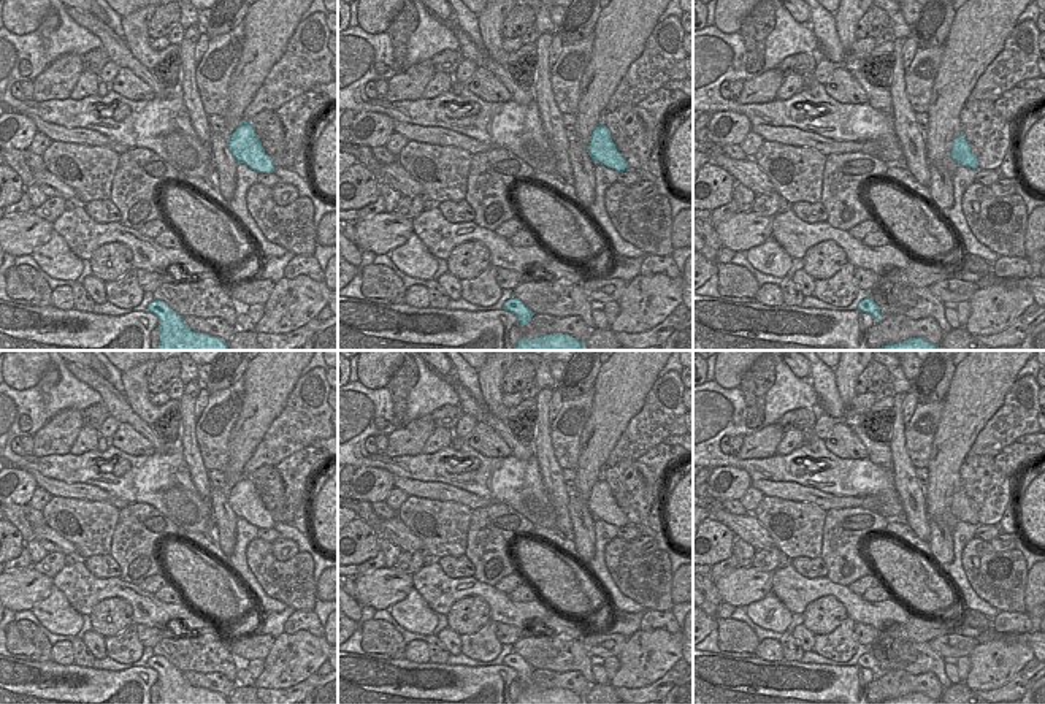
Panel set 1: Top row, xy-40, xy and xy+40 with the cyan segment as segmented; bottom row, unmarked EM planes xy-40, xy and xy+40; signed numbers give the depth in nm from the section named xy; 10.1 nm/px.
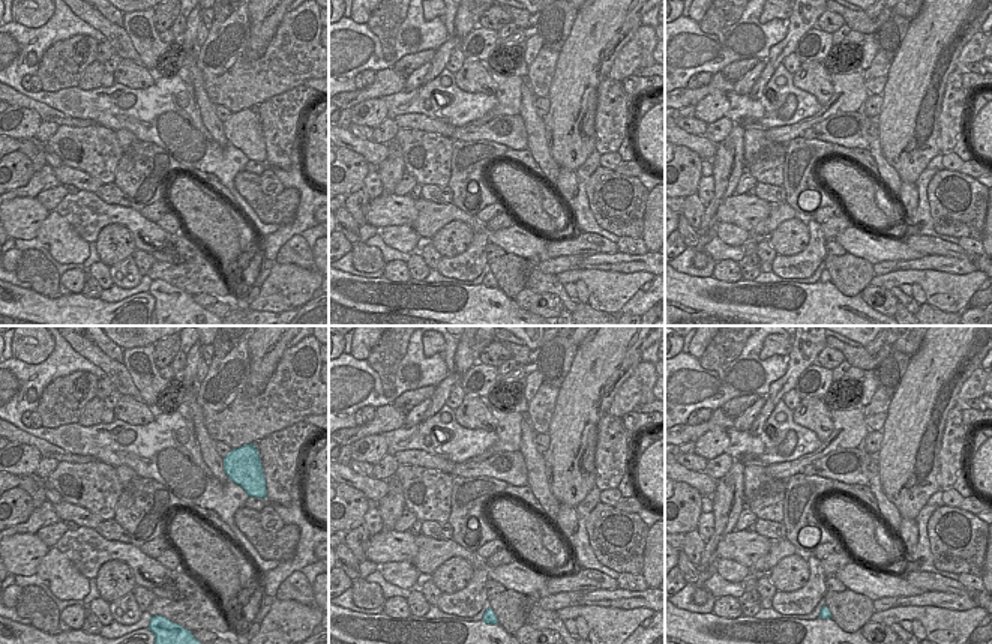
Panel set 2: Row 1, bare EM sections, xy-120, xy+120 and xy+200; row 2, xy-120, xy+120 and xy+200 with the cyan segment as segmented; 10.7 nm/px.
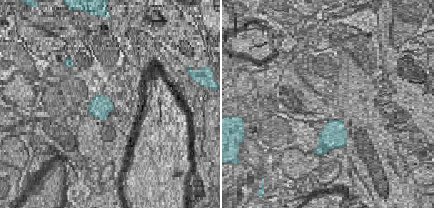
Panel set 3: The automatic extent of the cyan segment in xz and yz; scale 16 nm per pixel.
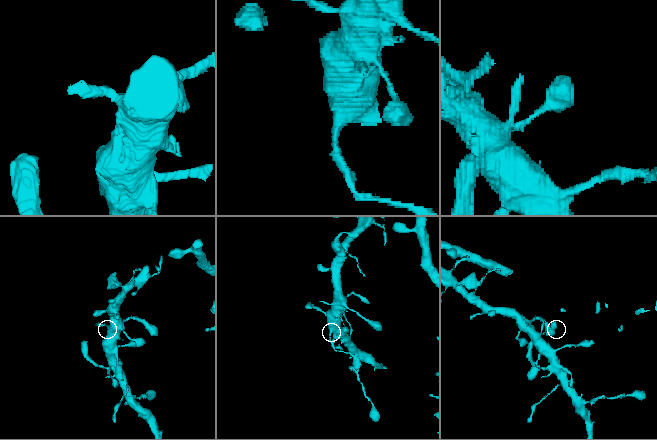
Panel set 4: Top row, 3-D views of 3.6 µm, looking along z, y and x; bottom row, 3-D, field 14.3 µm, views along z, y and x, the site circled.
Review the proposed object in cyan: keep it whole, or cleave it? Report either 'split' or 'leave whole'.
split

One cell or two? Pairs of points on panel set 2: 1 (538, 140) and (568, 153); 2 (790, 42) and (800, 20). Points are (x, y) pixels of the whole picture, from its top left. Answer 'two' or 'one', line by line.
1: two
2: one

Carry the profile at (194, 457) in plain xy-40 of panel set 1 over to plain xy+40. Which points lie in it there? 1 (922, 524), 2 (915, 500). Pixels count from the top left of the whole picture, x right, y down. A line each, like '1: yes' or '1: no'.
1: yes
2: yes

